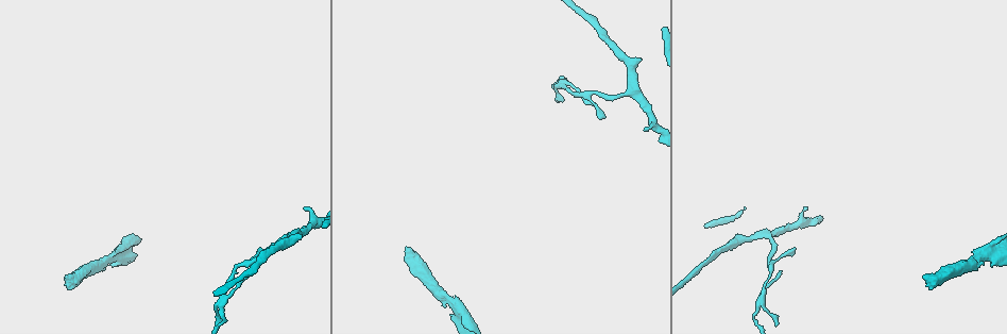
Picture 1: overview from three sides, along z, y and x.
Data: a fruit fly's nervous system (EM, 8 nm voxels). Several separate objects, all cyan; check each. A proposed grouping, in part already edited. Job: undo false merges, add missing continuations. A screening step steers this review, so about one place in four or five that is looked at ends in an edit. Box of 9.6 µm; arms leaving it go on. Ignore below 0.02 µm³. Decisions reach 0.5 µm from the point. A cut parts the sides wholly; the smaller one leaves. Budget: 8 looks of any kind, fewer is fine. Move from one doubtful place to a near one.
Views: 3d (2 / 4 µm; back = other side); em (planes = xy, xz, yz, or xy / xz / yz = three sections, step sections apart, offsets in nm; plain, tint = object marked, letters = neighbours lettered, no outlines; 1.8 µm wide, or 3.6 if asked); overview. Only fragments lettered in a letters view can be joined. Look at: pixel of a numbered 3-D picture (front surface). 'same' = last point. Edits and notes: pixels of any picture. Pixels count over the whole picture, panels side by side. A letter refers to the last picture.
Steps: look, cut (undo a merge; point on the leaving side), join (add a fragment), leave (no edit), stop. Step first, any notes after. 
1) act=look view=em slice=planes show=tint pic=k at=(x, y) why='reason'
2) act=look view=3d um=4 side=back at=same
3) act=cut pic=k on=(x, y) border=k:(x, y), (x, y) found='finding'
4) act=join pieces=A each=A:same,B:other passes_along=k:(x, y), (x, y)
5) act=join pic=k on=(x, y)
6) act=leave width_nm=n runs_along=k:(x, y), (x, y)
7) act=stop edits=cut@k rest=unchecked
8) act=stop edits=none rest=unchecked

act=look view=em slice=xz step=8 show=tint pic=1 at=(405, 247) why='thick end'

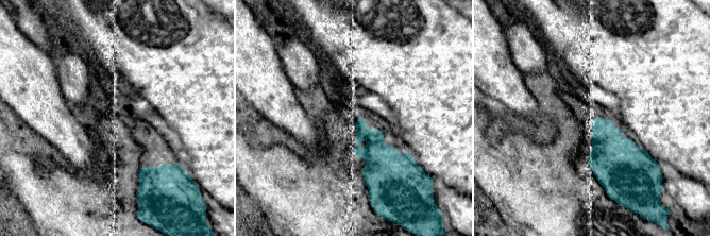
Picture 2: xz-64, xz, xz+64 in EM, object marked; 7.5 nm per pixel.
act=look view=em slice=xz step=8 show=letters at=same

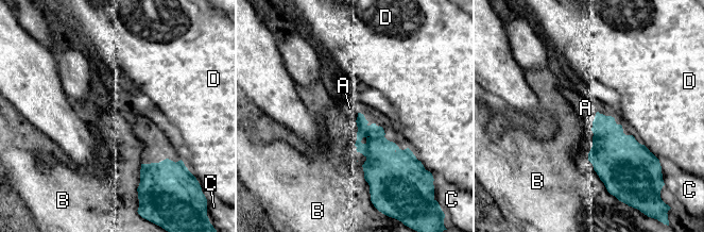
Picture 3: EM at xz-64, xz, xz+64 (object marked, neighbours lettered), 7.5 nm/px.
act=join pieces=A each=A:same,B:other,C:other,D:other found='it goes on there'

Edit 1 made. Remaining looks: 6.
act=look view=em slice=planes show=letters pic=1 at=(633, 89) why='abrupt turn'

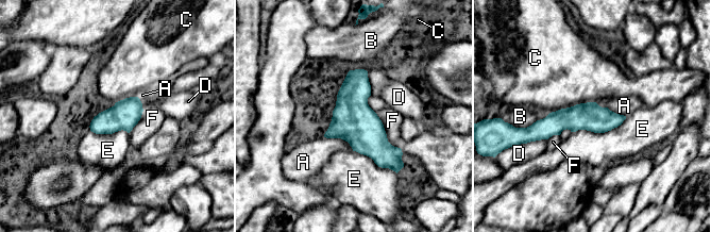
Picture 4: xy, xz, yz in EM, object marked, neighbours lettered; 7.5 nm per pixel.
act=leave each=A:other,B:other,C:other,D:other,E:other,F:other border=4:(626, 117), (604, 132), (571, 132) found='all the same cell'

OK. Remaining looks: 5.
act=look view=3d um=4 pic=1 at=(994, 258)

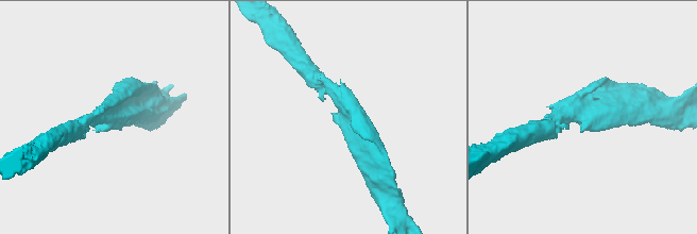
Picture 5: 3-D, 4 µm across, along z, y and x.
act=look view=em slice=planes show=tint pic=5 at=(113, 115) why='need the tissue'

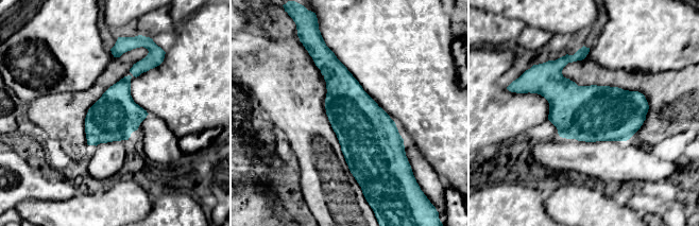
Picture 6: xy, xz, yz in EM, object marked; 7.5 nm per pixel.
act=look view=em slice=planes show=letters at=same

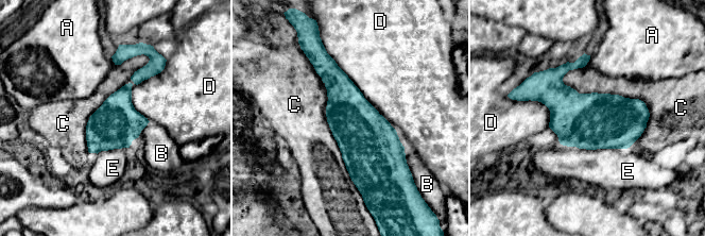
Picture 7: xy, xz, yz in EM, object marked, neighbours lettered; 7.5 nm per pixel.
act=leave each=A:other,B:other,C:other,D:other,E:other border=7:(569, 85), (640, 99), (647, 127) found='one cell here'

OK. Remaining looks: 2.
act=stop edits=join@3 rest=unchecked

